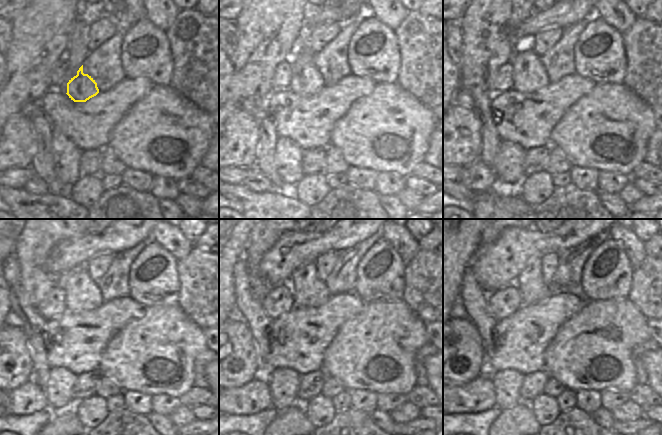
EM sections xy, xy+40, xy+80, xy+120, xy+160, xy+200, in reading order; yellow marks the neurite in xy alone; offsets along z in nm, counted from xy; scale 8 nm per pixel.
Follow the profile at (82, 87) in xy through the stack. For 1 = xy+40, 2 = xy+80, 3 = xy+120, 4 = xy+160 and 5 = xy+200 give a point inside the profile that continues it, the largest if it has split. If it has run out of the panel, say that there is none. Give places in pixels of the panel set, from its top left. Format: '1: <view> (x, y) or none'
1: xy+40 (306, 80)
2: xy+80 (530, 75)
3: xy+120 (83, 295)
4: xy+160 (309, 291)
5: xy+200 (533, 289)

